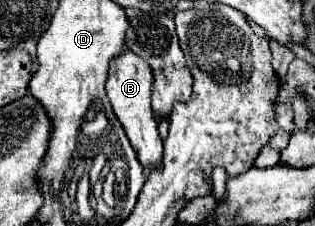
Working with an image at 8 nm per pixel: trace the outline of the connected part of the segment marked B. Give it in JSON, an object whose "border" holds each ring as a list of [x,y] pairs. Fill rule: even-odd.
{"border":[[[123,51],[117,57],[113,57],[107,79],[107,97],[139,161],[143,163],[143,167],[149,169],[161,163],[161,151],[163,151],[163,141],[157,133],[157,121],[151,111],[151,89],[153,89],[153,71],[139,55],[135,55],[133,51]]]}

